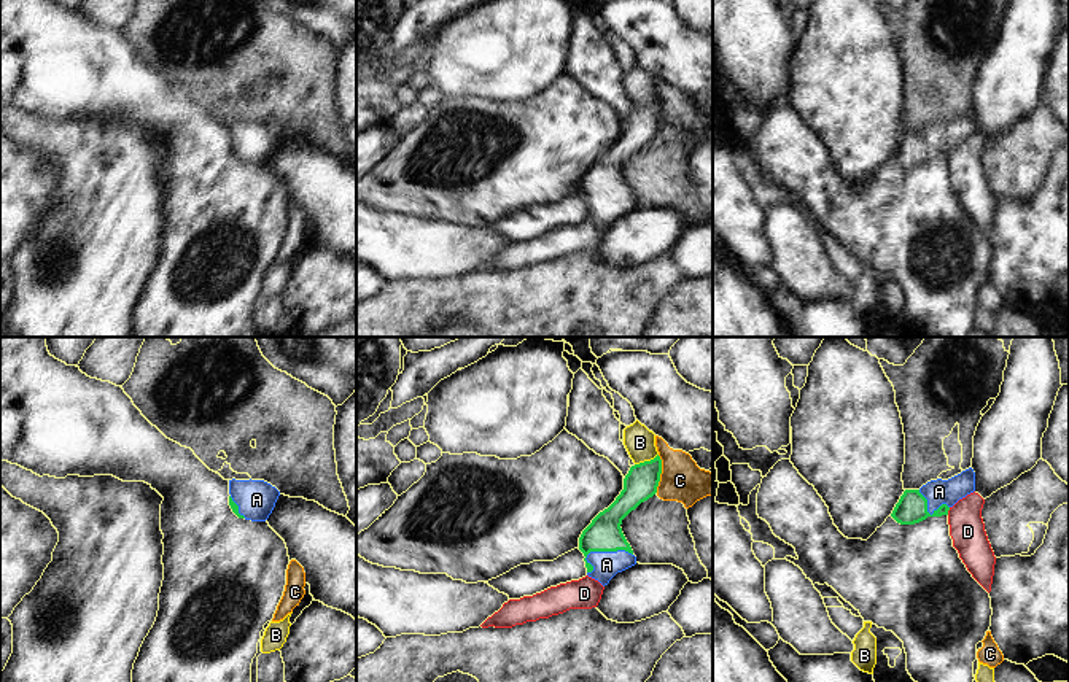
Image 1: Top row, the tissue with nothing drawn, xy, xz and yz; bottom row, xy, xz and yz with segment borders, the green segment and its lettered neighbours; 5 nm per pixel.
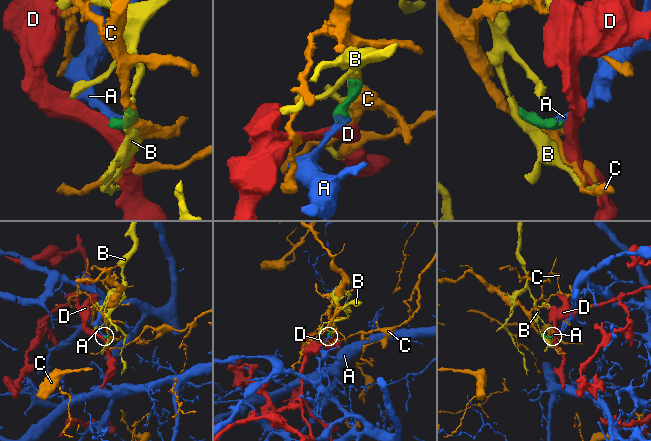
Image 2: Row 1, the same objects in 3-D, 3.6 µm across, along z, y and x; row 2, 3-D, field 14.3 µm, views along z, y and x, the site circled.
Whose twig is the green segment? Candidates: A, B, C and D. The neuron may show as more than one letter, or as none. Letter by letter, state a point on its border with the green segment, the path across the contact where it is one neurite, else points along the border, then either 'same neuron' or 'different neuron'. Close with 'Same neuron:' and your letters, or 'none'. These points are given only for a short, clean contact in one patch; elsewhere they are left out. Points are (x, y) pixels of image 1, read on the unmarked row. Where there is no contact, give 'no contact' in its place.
A: meets green in xz at (600, 194); runs through xz (603, 178), (600, 194), (606, 209); same neuron
B: meets green in xz at (646, 105); different neuron
C: meets green in xz at (660, 116); different neuron
D: meets green in yz at (948, 153); border along yz (950, 151), (947, 158); different neuron
Same neuron: A

